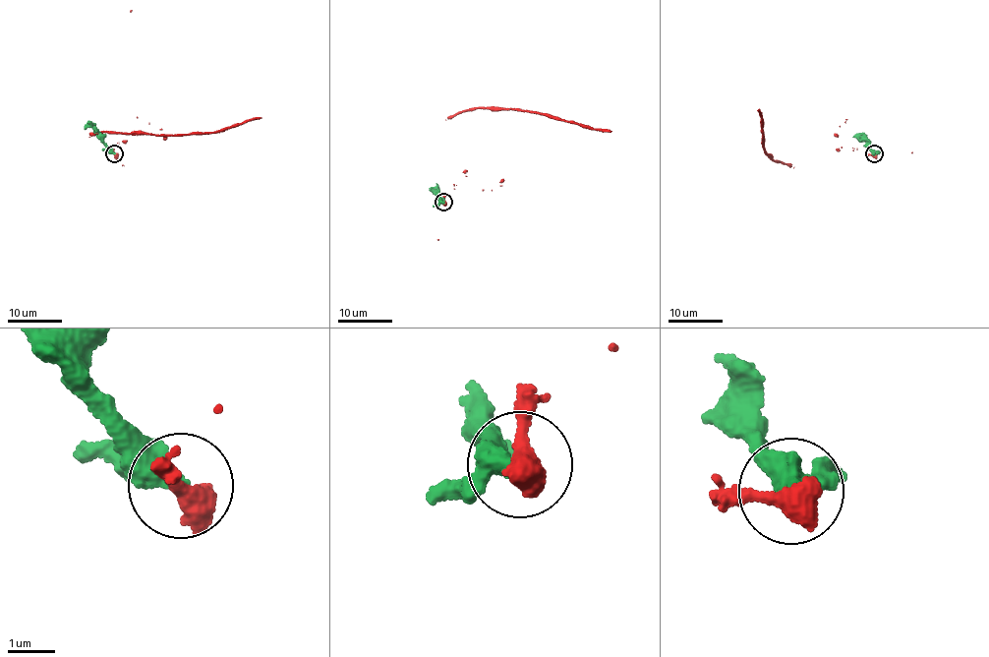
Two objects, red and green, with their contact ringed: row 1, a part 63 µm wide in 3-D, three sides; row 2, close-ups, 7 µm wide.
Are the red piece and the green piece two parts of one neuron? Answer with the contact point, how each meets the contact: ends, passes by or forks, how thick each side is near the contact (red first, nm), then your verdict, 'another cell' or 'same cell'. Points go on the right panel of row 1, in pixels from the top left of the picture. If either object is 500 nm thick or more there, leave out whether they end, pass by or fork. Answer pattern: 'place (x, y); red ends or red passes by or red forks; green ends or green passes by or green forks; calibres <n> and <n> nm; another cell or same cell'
place (874, 153); calibres 600 and 400 nm; another cell

